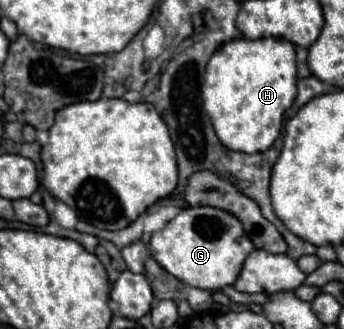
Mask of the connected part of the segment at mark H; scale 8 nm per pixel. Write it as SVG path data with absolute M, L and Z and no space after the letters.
M282 38L230 40L210 58L204 82L202 104L220 142L244 154L266 152L280 136L284 112L298 94L296 48Z

